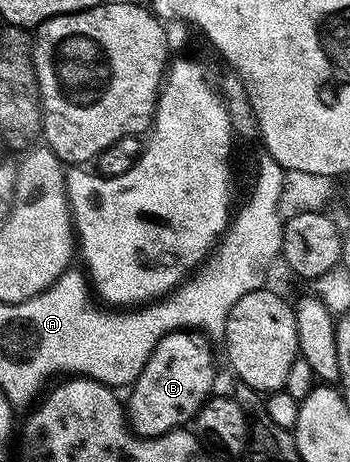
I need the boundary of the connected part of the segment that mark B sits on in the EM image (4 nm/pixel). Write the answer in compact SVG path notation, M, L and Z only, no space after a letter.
M196 330L168 332L157 343L151 358L131 385L133 393L129 396L129 404L127 400L127 423L136 435L142 438L162 436L165 432L180 429L192 421L198 410L201 409L201 405L209 399L214 391L213 352L209 347L211 347L210 341Z

